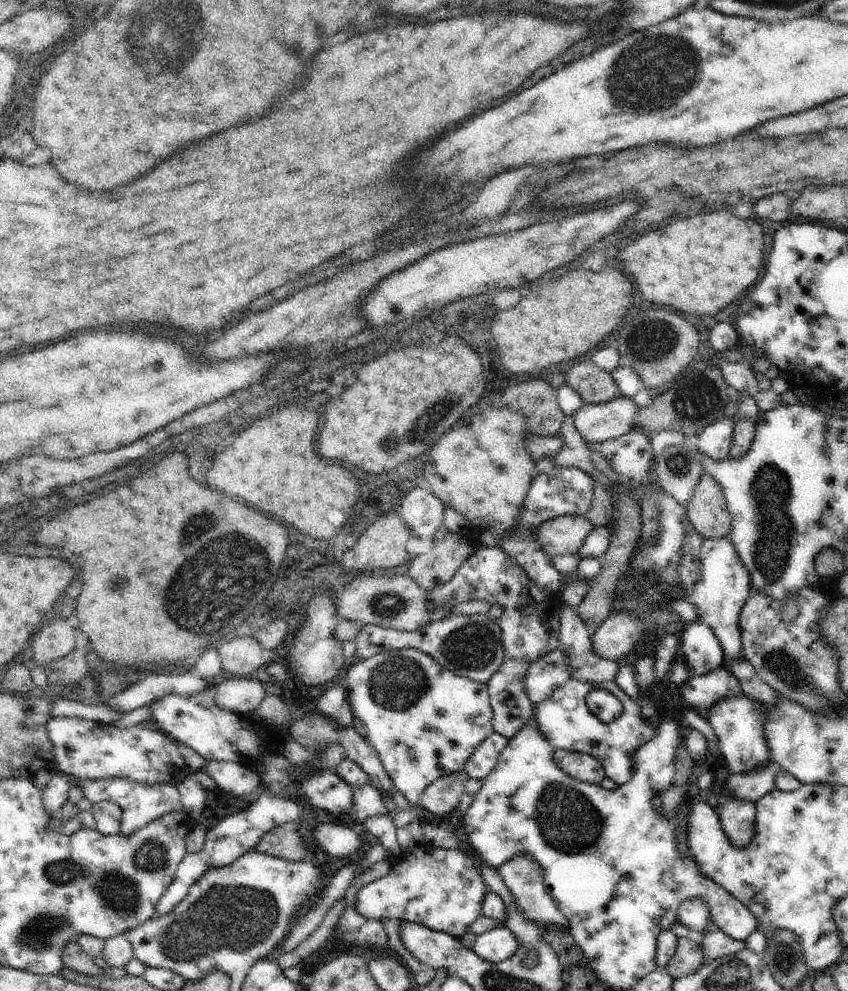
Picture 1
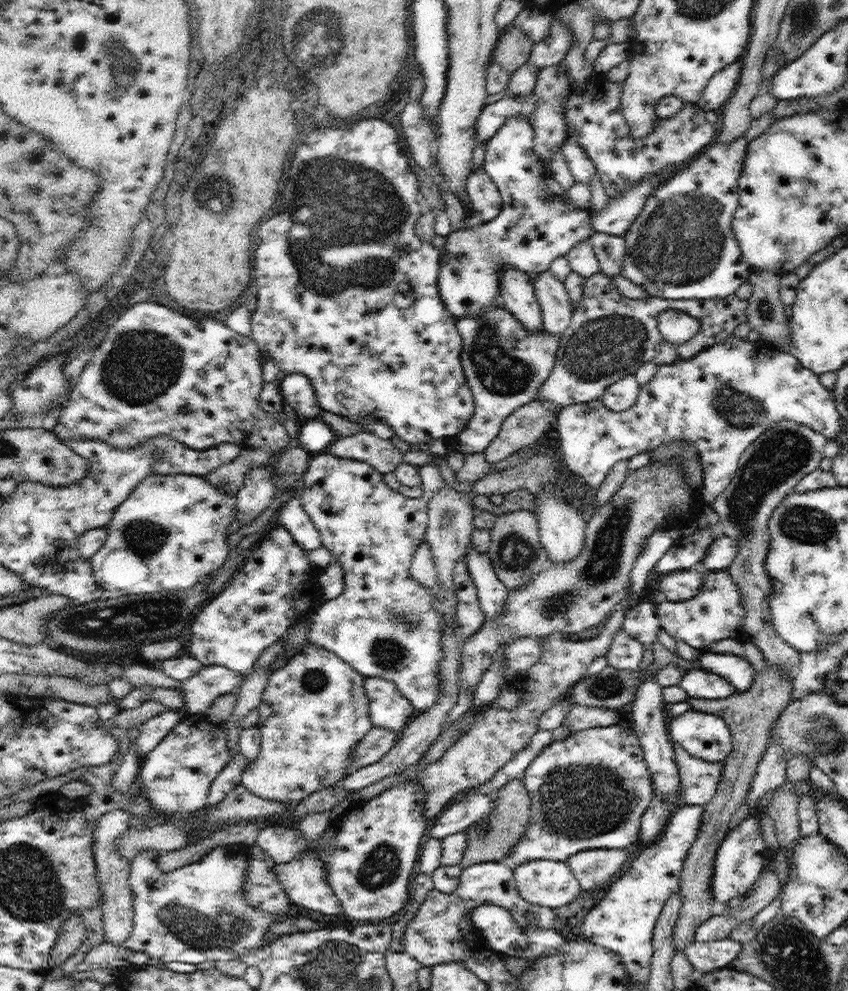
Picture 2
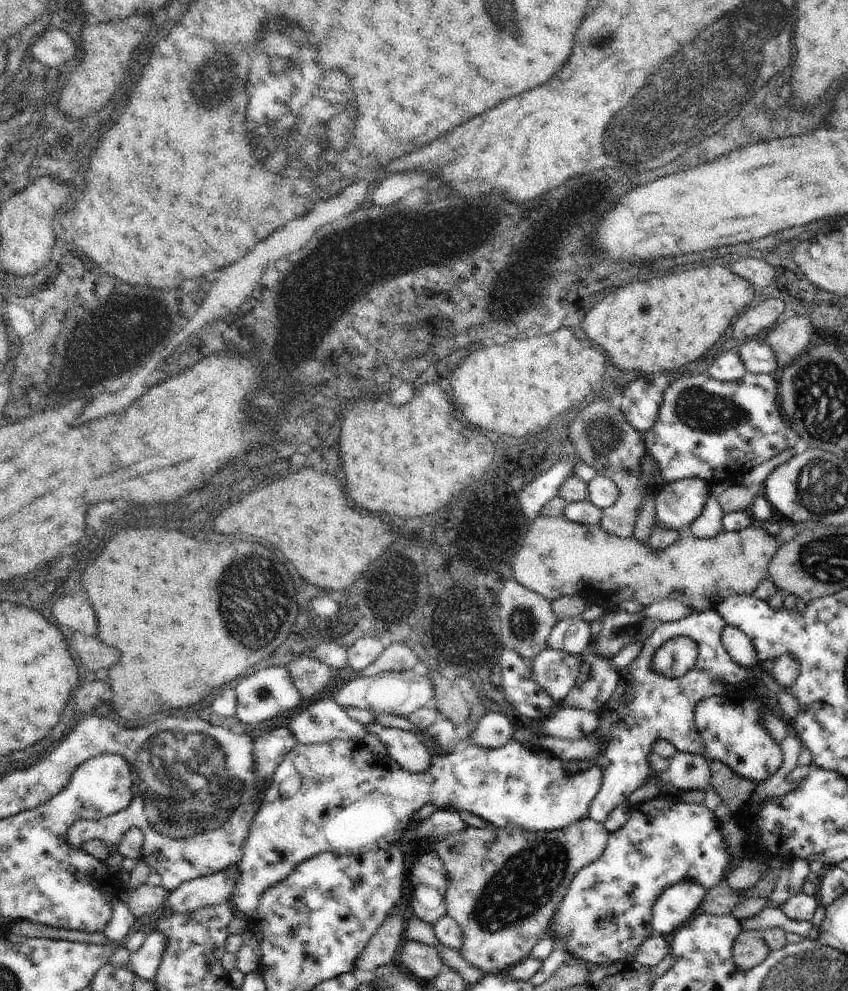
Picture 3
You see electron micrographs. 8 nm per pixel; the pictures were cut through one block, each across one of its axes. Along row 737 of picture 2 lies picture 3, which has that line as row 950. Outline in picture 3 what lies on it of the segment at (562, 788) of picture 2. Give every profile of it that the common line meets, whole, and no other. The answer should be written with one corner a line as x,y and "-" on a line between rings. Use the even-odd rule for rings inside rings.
677,798
641,802
641,806
633,806
633,814
627,824
609,834
603,854
593,864
577,872
549,924
553,926
555,938
565,940
565,950
573,956
573,960
585,960
593,968
625,960
631,962
637,948
653,934
651,908
659,894
683,880
693,880
705,890
711,890
729,876
731,862
733,854
725,844
723,824
719,824
713,812
703,804
689,804

